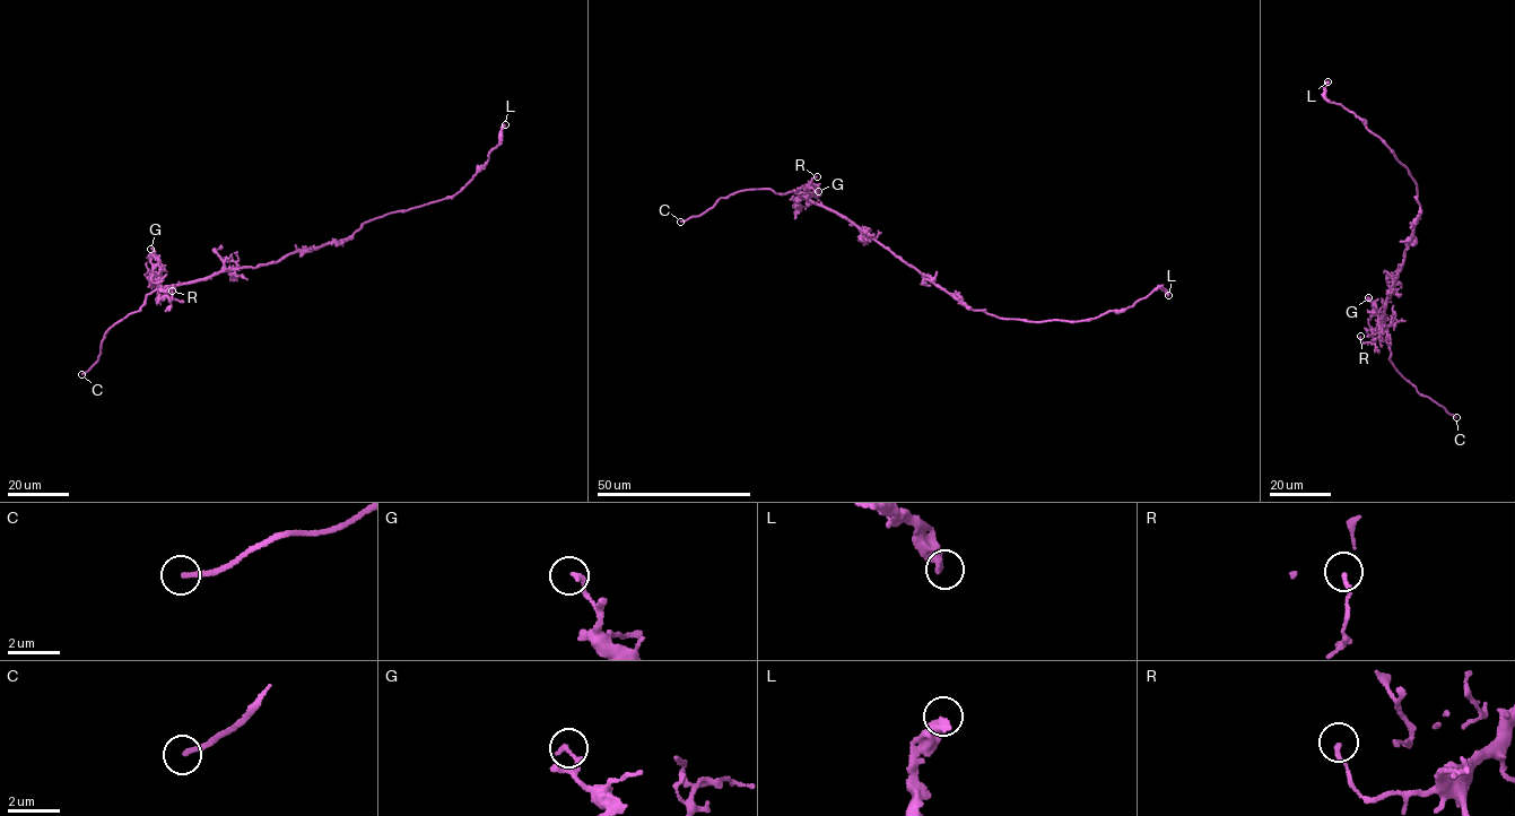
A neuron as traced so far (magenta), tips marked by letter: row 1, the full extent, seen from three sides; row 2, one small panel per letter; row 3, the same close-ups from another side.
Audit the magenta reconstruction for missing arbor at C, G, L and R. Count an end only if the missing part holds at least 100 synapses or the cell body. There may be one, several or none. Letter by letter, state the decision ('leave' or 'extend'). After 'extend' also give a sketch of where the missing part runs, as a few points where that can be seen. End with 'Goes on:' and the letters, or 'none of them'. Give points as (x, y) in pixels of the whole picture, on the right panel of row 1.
C: extend | (1456, 417), (1473, 430), (1495, 433)
G: leave
L: leave
R: leave
Goes on: C

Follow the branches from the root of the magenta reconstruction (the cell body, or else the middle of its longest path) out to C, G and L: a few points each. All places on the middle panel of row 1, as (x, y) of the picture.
C: (921, 274), (845, 218), (793, 191), (739, 191), (719, 199), (703, 214), (680, 222)
G: (921, 274), (845, 218), (799, 196), (816, 196), (818, 191)
L: (921, 274), (969, 309), (1033, 322), (1095, 319), (1130, 307), (1158, 287), (1168, 295)

